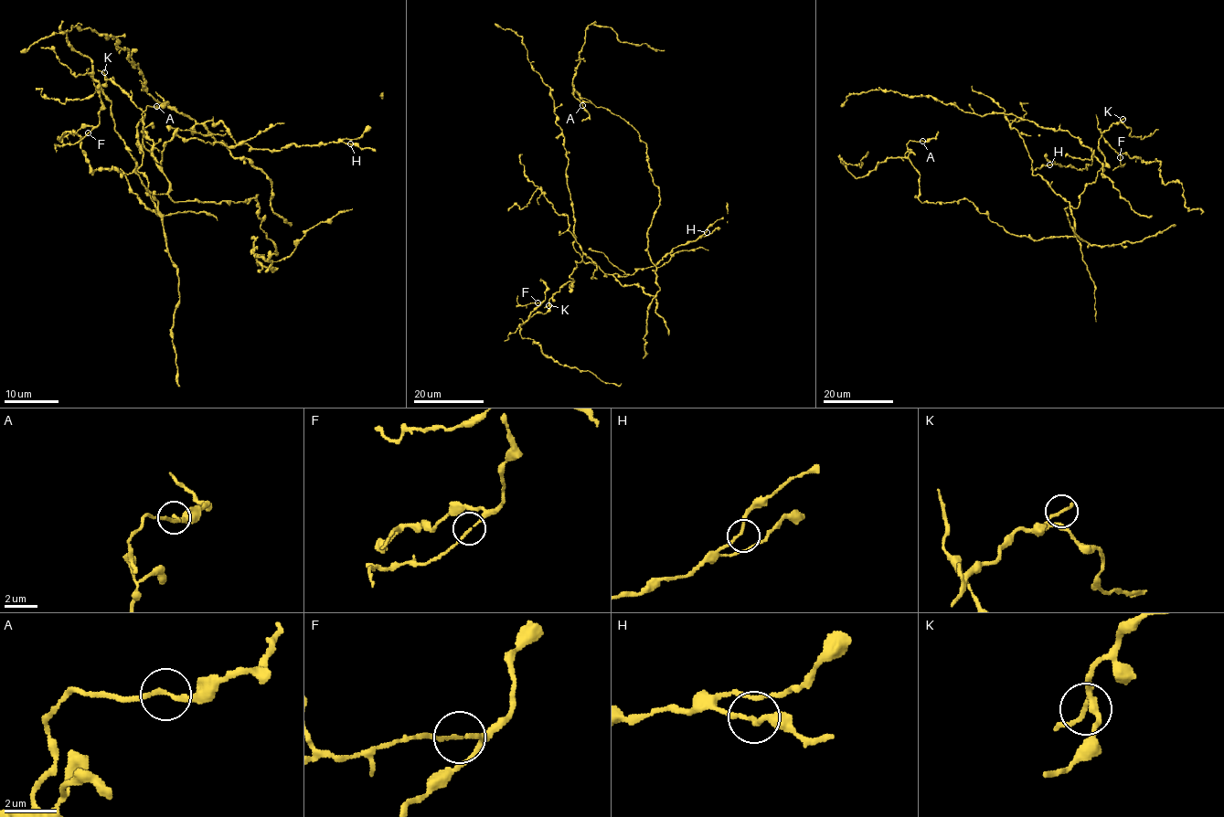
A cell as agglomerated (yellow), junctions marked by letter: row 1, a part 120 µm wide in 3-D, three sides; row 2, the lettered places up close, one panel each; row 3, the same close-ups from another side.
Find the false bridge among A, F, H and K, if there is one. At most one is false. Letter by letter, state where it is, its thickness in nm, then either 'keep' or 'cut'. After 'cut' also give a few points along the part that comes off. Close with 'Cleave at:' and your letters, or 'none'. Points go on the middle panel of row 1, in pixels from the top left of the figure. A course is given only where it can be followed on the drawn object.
A: place (582, 105); calibre 170 nm; keep
F: place (537, 302); calibre 130 nm; keep
H: place (707, 232); calibre 150 nm; keep
K: place (548, 305); calibre 140 nm; keep
Cleave at: none

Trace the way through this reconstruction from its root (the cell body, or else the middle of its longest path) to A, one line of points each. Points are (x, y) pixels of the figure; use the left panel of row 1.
A: (258, 263), (277, 269), (258, 255), (277, 252), (256, 196), (168, 196), (143, 143), (142, 113), (157, 107)

